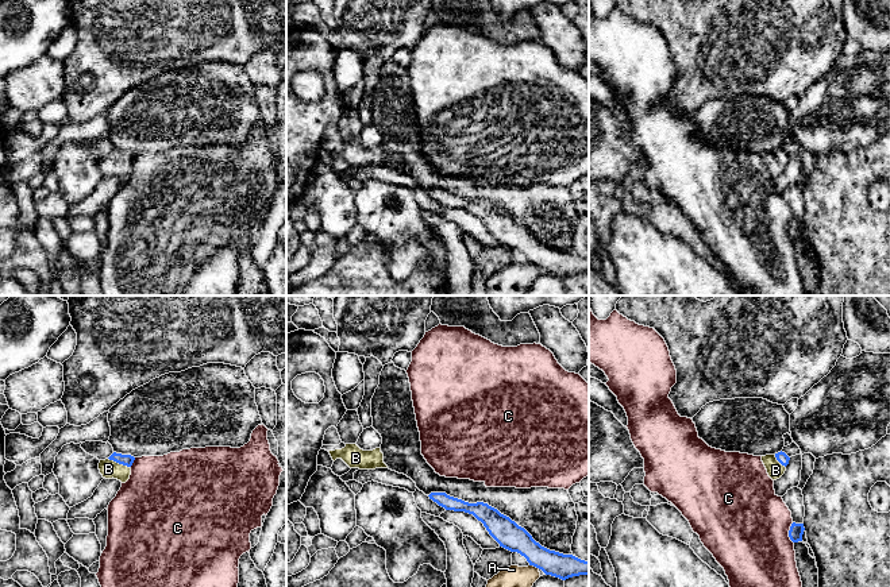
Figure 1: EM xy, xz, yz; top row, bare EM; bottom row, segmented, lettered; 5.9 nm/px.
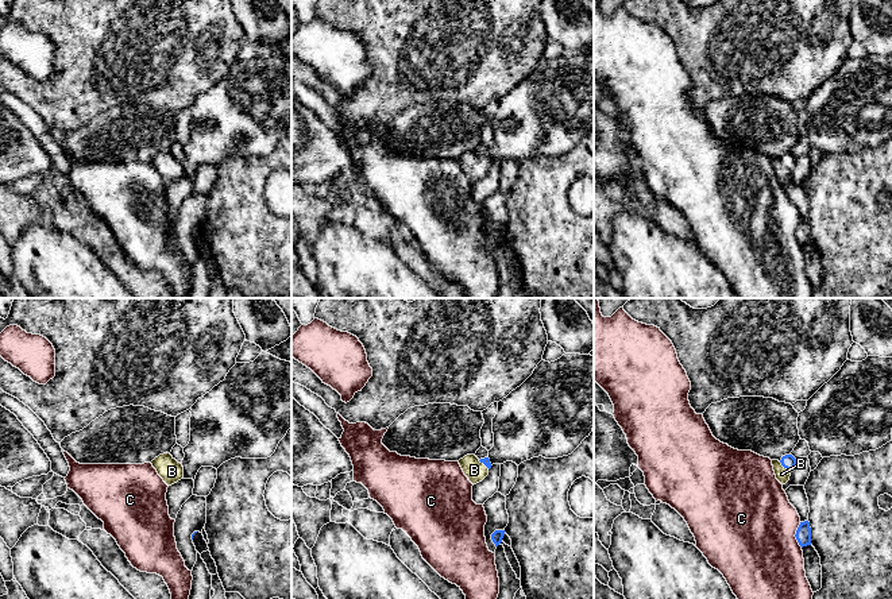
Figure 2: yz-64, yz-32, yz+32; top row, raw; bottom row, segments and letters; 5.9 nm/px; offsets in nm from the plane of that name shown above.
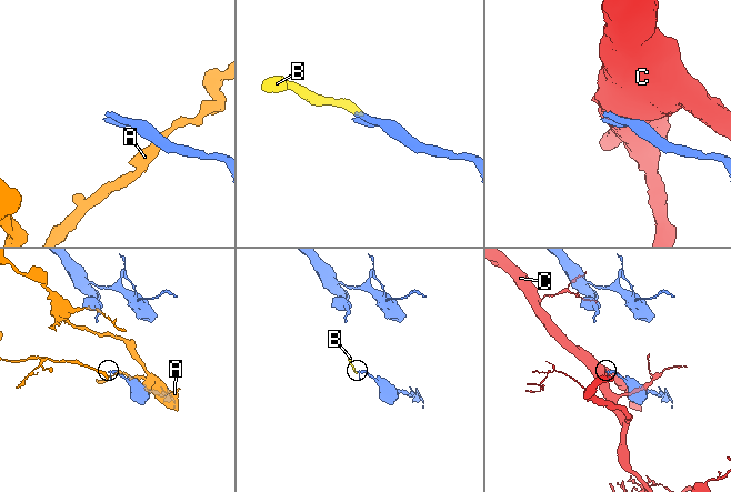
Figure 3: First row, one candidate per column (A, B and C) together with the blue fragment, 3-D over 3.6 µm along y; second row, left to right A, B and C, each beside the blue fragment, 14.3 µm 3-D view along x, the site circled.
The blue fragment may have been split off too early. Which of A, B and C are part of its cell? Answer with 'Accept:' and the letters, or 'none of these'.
Accept: B

